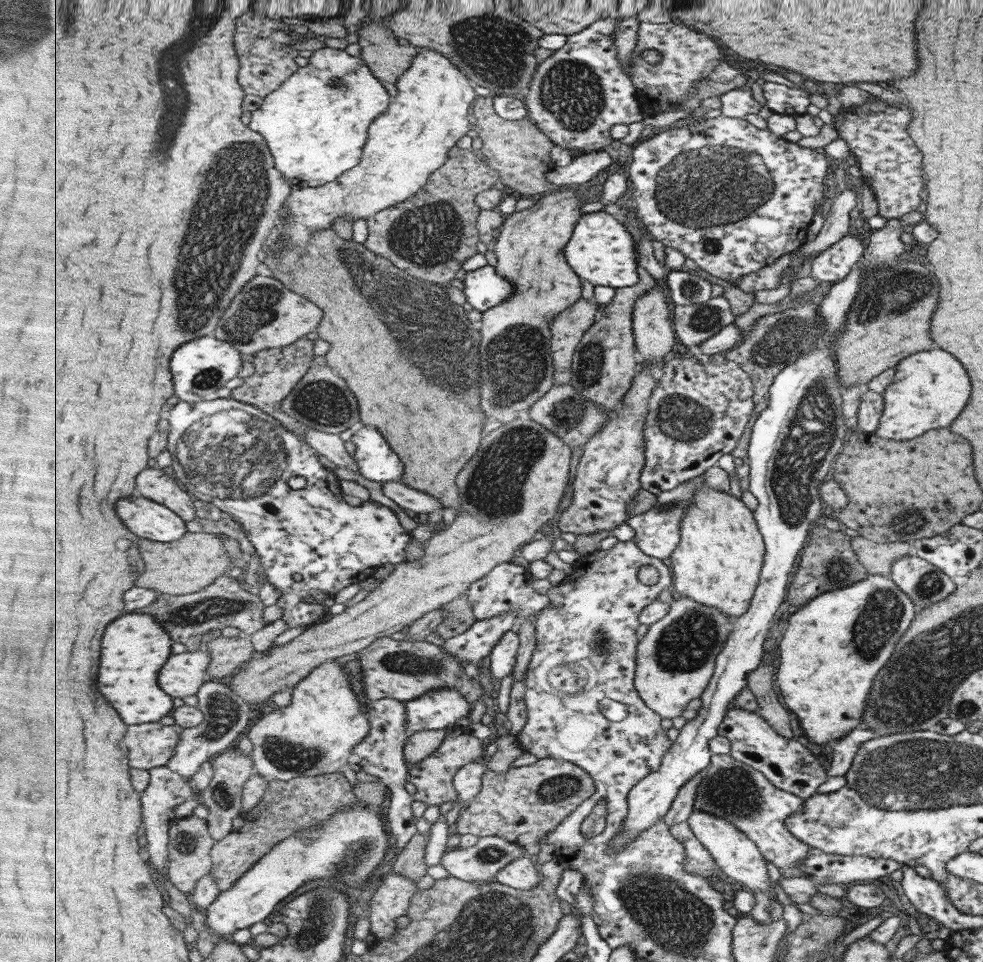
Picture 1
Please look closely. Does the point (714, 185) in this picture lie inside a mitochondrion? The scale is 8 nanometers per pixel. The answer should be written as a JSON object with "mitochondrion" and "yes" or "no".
{"mitochondrion":"yes"}

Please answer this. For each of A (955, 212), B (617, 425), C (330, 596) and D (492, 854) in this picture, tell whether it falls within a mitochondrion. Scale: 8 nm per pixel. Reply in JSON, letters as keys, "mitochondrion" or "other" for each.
{"A":"other","B":"other","C":"other","D":"mitochondrion"}

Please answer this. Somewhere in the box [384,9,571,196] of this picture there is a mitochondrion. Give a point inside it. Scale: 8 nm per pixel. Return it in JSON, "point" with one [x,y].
{"point":[496,50]}

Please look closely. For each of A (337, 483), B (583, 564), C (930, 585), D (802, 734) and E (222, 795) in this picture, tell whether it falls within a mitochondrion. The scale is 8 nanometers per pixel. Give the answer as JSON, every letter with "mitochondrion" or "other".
{"A":"other","B":"other","C":"mitochondrion","D":"other","E":"mitochondrion"}

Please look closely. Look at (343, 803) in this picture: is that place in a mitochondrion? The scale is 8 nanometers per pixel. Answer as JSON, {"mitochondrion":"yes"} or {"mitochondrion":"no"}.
{"mitochondrion":"no"}

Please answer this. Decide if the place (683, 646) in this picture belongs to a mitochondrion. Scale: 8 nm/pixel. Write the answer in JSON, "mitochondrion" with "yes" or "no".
{"mitochondrion":"yes"}

